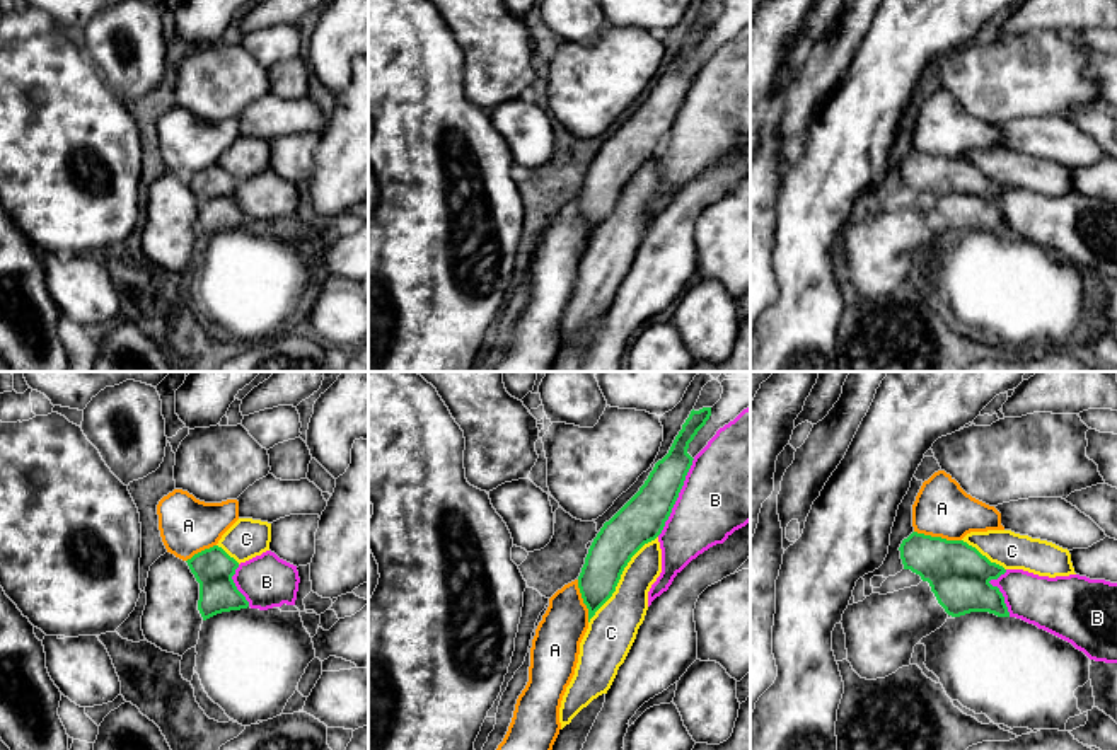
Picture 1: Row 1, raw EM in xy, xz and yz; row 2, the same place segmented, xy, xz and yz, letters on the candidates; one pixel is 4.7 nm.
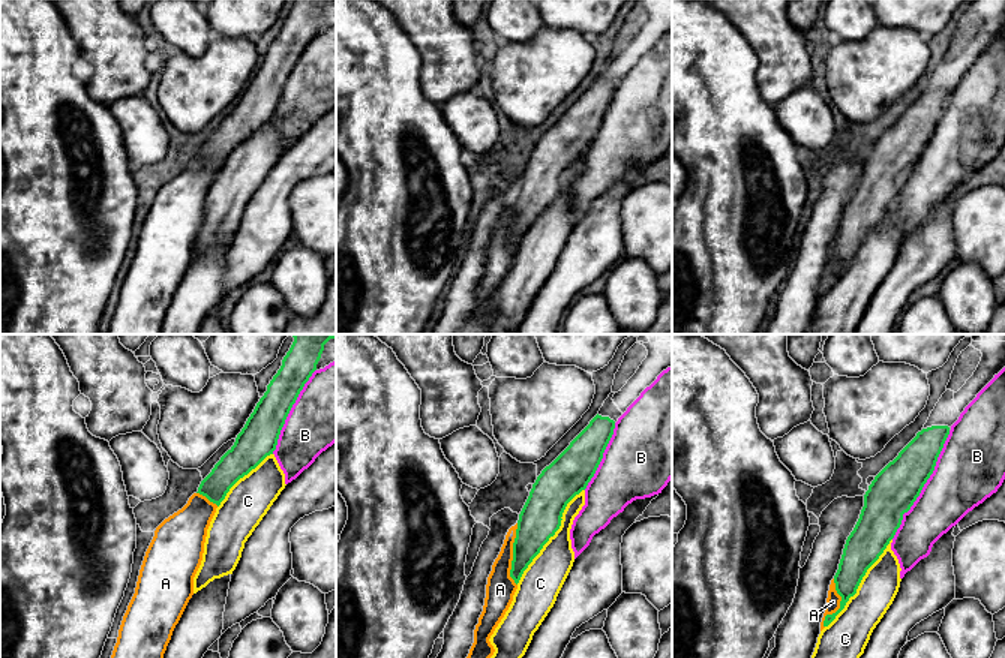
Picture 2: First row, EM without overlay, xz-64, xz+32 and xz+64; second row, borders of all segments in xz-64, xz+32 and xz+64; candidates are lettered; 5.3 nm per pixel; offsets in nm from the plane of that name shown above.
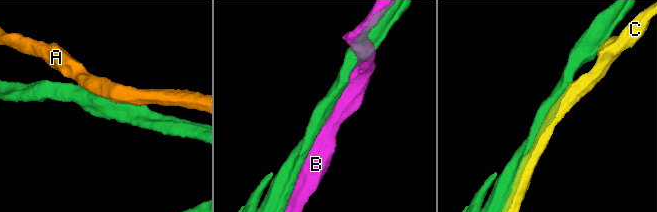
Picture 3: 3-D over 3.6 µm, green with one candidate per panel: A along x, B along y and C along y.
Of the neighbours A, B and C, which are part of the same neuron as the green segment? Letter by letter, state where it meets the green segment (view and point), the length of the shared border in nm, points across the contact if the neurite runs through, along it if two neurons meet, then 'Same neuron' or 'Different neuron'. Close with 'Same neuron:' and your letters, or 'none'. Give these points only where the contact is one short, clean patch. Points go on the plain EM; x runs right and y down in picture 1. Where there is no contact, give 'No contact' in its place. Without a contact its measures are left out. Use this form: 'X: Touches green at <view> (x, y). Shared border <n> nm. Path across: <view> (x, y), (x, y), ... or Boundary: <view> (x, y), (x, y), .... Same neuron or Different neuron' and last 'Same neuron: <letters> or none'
A: Touches green at yz (938, 155). Shared border 220 nm. Different neuron
B: Touches green at xz (677, 115). Shared border 400 nm. Different neuron
C: Touches green at xz (619, 196). Shared border 550 nm. Different neuron
Same neuron: none

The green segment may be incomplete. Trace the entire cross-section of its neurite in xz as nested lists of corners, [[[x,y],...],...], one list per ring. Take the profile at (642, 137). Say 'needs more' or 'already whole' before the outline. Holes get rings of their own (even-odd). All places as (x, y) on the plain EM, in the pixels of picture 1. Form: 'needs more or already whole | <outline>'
already whole | [[[711,26],[691,29],[668,72],[655,82],[640,109],[593,157],[578,194],[588,240],[616,210],[631,176],[662,152],[694,78],[687,72],[689,61],[709,34]]]

